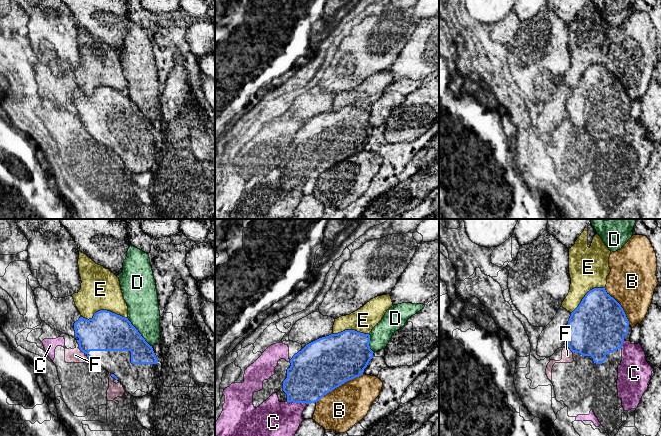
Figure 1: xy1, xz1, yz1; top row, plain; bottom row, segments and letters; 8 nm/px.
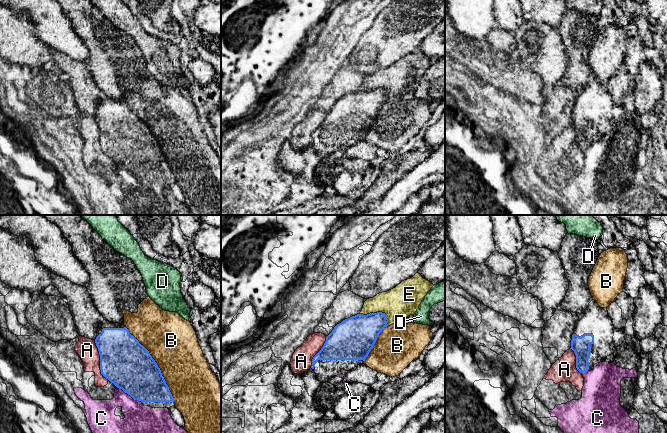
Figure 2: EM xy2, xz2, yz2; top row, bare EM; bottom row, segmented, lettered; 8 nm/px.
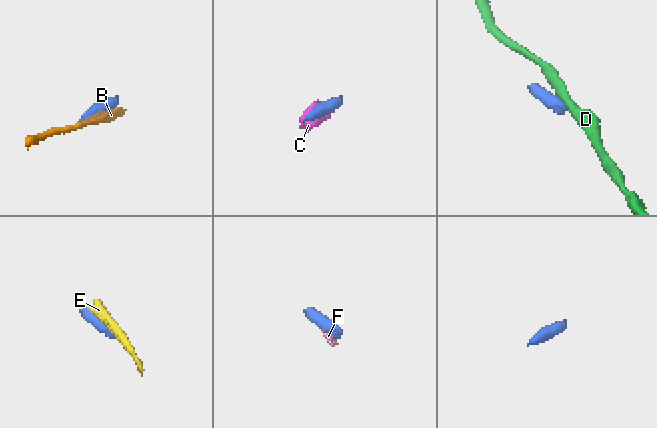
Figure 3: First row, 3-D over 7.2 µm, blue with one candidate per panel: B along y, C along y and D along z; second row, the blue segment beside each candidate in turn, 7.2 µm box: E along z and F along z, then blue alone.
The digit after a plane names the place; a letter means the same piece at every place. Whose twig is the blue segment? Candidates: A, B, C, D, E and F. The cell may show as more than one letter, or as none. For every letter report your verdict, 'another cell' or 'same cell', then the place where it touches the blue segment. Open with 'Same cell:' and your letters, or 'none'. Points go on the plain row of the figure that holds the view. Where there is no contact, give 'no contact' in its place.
Same cell: none
A: another cell; contact xy2 (100, 136)
B: another cell; contact xy2 (156, 140)
C: another cell; contact xy2 (130, 171)
D: another cell; contact xy1 (138, 108)
E: another cell; contact xy1 (104, 86)
F: another cell; contact xy1 (82, 127)

